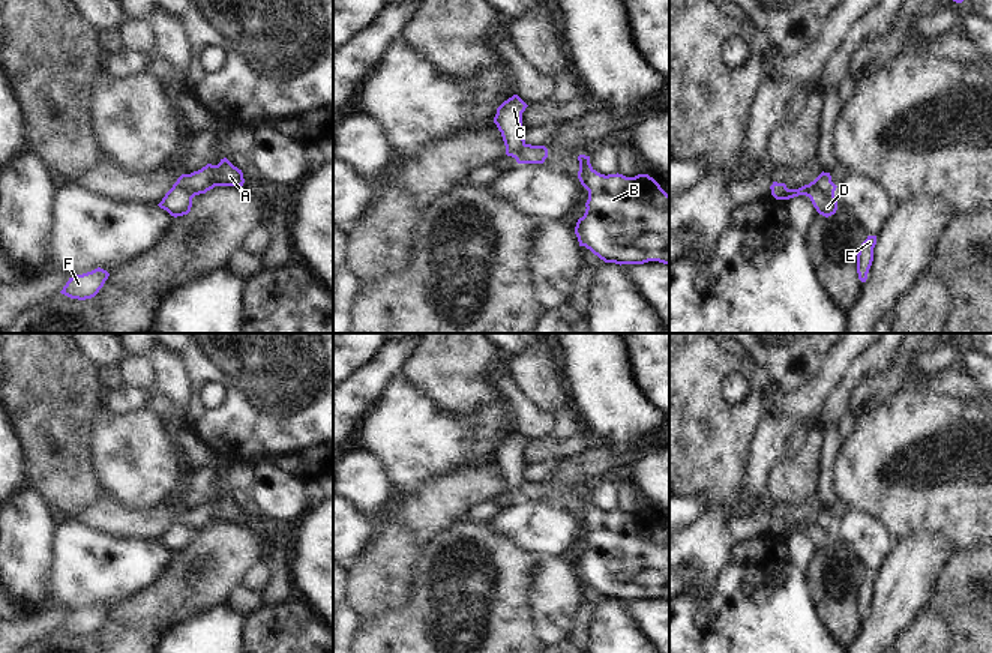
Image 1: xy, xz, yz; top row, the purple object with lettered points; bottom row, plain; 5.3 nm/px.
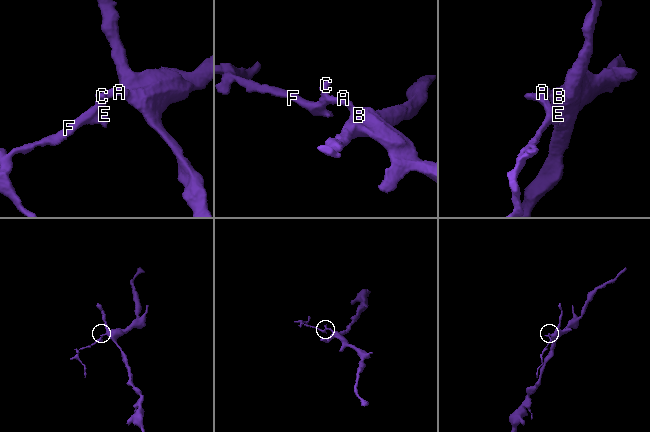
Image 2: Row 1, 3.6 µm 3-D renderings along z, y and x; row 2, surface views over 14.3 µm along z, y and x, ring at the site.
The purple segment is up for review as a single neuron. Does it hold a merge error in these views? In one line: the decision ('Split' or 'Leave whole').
Split.

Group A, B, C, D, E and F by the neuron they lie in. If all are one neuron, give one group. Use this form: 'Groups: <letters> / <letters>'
Groups: A B / C D E F.

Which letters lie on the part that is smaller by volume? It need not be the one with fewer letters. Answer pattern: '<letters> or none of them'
C, D, E, F

